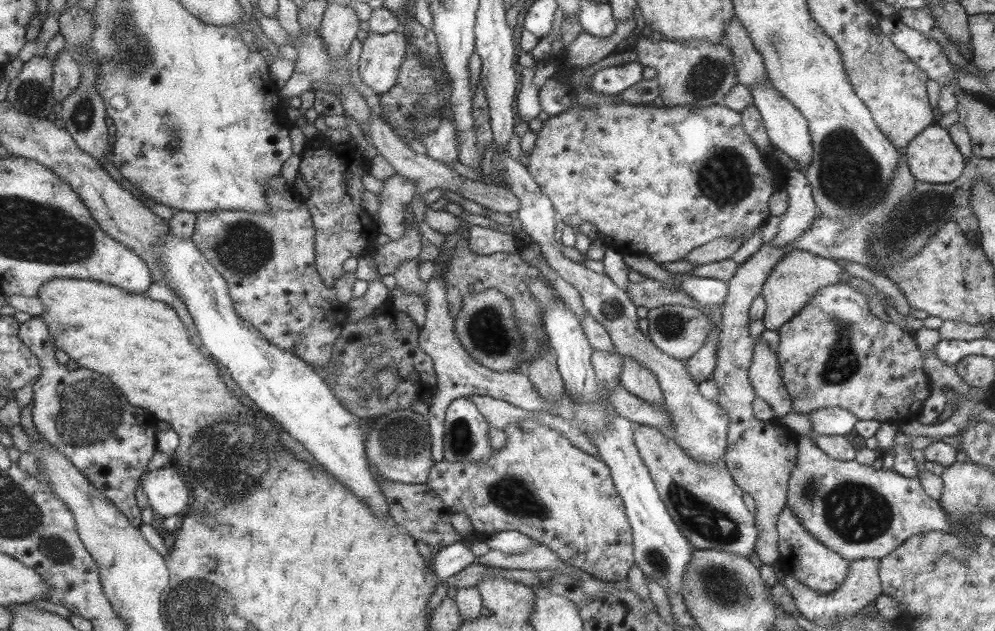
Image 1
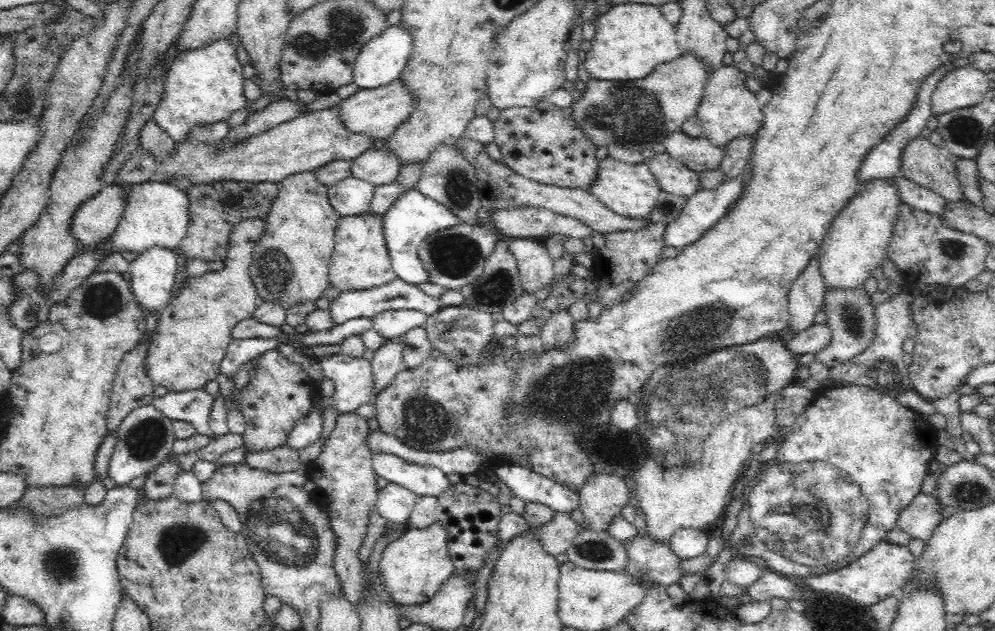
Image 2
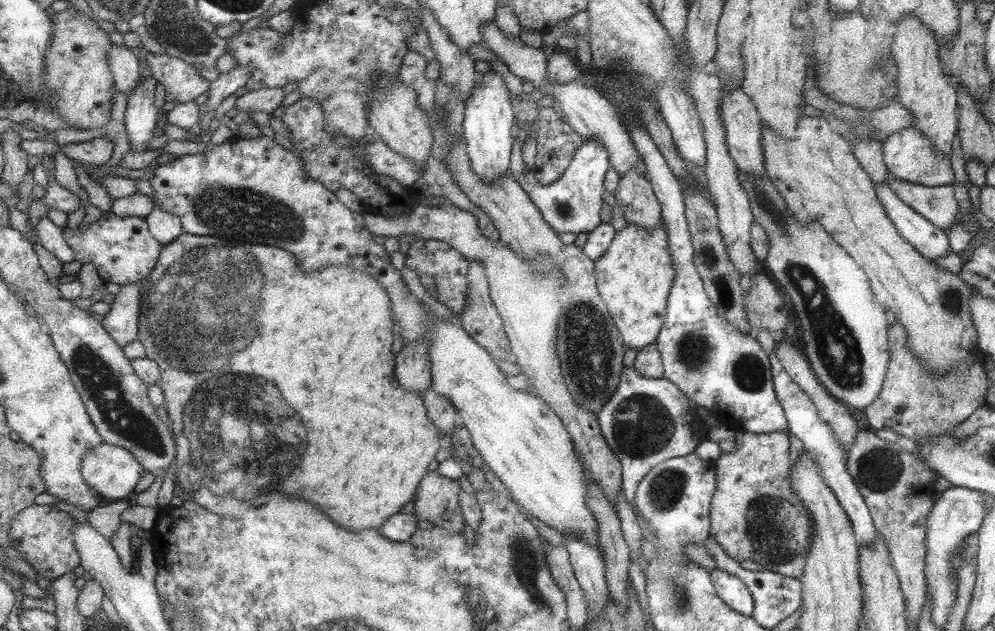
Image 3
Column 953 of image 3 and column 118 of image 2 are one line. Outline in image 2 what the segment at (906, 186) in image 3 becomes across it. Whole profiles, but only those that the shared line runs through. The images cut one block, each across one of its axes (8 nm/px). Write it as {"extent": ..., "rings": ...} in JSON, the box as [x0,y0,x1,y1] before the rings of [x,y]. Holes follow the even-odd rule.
{"extent":[72,186,126,248],"rings":[[[108,186],[84,201],[72,218],[72,237],[78,241],[78,248],[106,241],[122,218],[124,207],[126,199],[118,186]]]}

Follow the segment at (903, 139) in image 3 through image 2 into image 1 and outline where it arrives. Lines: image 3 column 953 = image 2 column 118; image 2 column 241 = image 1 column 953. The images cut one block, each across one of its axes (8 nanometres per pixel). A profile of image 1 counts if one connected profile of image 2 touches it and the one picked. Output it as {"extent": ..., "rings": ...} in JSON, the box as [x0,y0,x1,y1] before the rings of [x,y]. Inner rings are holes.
{"extent":[903,124,966,184],"rings":[[[937,124],[930,125],[919,132],[903,150],[911,176],[922,183],[947,184],[953,182],[962,175],[966,168],[966,160],[958,146],[954,144],[953,138]]]}

